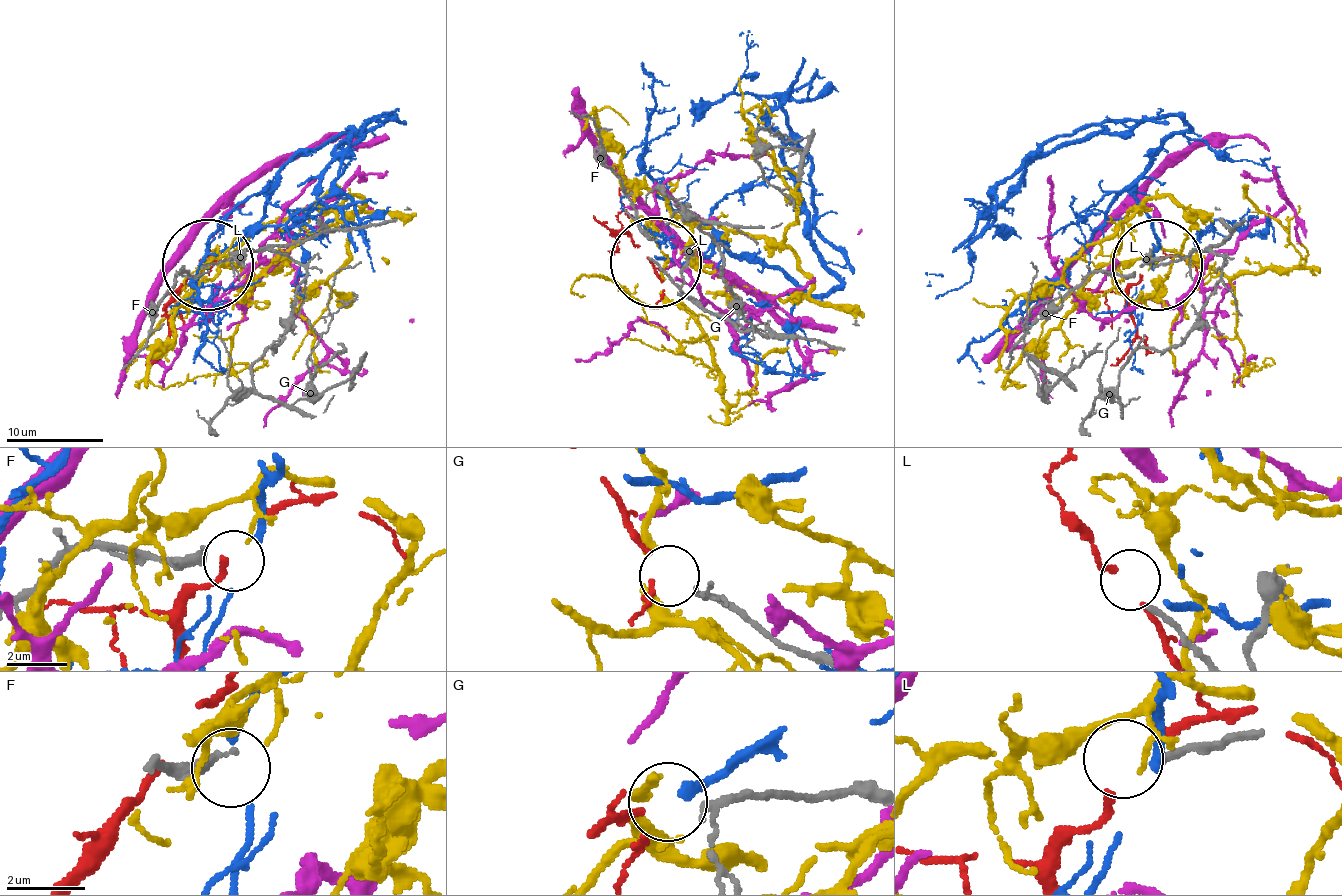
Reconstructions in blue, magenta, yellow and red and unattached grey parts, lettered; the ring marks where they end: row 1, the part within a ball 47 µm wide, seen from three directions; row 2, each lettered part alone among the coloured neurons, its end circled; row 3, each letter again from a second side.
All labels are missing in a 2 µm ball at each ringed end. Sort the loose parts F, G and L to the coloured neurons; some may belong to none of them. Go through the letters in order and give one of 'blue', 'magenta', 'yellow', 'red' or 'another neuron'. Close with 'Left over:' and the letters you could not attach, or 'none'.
F: blue
G: red
L: another neuron
Left over: L

